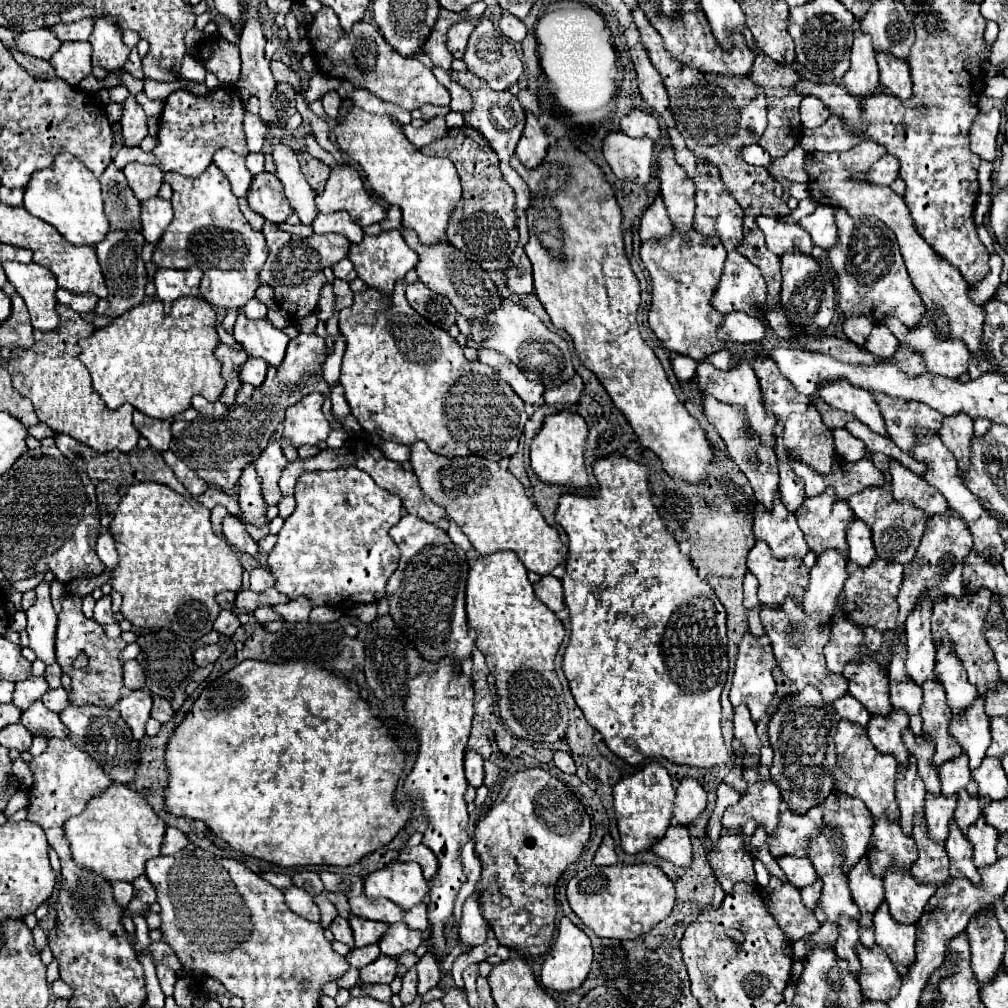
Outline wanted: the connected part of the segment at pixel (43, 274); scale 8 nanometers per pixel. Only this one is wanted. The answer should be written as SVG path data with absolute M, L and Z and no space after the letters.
M6 262L4 272L8 276L8 282L24 298L32 326L42 332L54 330L60 318L56 312L56 296L54 296L58 284L52 270L38 266L36 262L30 264Z

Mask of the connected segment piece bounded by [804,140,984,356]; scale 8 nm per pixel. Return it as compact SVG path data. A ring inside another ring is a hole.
M870 140L860 142L856 148L852 148L848 152L830 152L830 154L808 152L806 160L804 160L804 170L808 172L810 196L818 204L832 204L834 208L844 206L848 210L848 214L854 218L876 216L878 220L888 224L898 238L900 252L904 256L908 274L910 274L914 286L918 288L928 314L934 314L934 306L938 304L950 320L950 338L962 340L974 356L980 356L982 354L980 340L982 340L984 312L982 312L982 306L976 306L968 298L968 284L964 282L960 270L954 268L952 264L948 264L946 260L942 260L932 250L932 246L918 234L904 200L896 192L892 192L890 186L874 186L874 184L866 184L864 180L860 180L860 176L864 172L868 172L872 168L872 164L880 160L884 154L886 154L886 148L882 148L880 144L870 142Z

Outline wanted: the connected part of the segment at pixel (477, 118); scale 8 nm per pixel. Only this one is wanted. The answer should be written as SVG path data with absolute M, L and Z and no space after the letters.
M470 71L454 72L453 81L457 82L462 87L466 88L472 96L472 110L470 112L464 112L464 124L466 126L472 126L476 128L478 132L482 132L482 136L490 142L490 146L494 148L494 152L500 156L500 170L502 170L502 176L506 178L506 182L514 188L514 194L516 194L516 214L518 214L518 232L520 236L528 236L528 228L526 228L526 208L530 206L530 194L528 194L528 188L524 184L524 180L520 178L520 174L510 168L510 158L514 156L514 150L516 150L516 144L520 140L520 134L524 130L524 124L526 124L526 116L524 116L524 110L518 102L518 98L514 94L510 94L508 90L502 90L502 92L494 92L487 82L480 80L476 75Z

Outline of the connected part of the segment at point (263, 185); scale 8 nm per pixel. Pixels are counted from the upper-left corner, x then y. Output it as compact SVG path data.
M262 172L252 180L248 190L248 204L254 212L270 222L284 222L290 214L294 214L294 208L282 192L280 180L270 172Z

